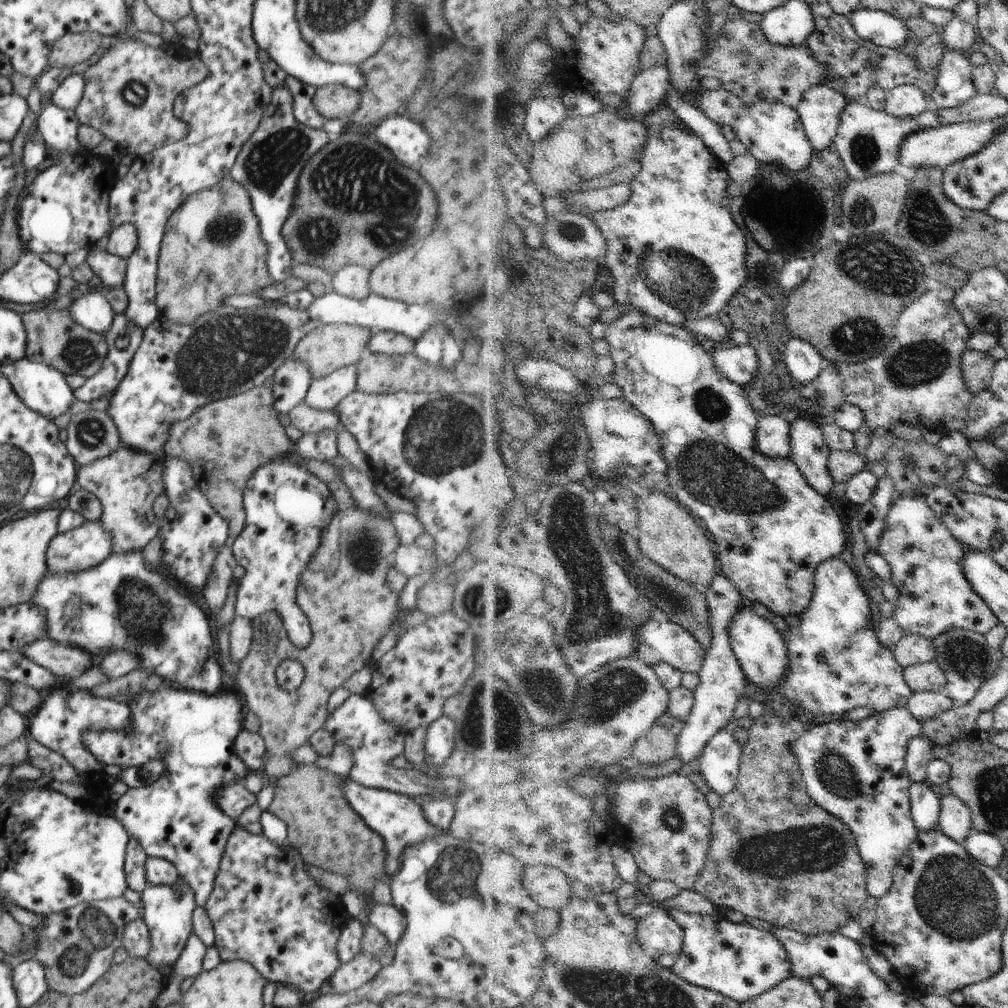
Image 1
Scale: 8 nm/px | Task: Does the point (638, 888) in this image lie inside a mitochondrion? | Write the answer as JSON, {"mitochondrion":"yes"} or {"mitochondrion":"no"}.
{"mitochondrion":"no"}

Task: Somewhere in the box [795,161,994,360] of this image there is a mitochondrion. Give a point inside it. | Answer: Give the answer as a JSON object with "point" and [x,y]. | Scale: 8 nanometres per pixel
{"point":[889,271]}

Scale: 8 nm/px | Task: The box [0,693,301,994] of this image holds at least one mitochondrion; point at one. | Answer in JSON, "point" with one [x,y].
{"point":[92,934]}

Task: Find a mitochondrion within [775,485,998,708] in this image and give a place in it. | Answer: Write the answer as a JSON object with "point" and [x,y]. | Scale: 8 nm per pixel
{"point":[969,660]}

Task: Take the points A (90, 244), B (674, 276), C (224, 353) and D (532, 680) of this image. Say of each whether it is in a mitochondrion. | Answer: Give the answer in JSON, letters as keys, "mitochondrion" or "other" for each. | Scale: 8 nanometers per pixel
{"A":"other","B":"mitochondrion","C":"mitochondrion","D":"mitochondrion"}

